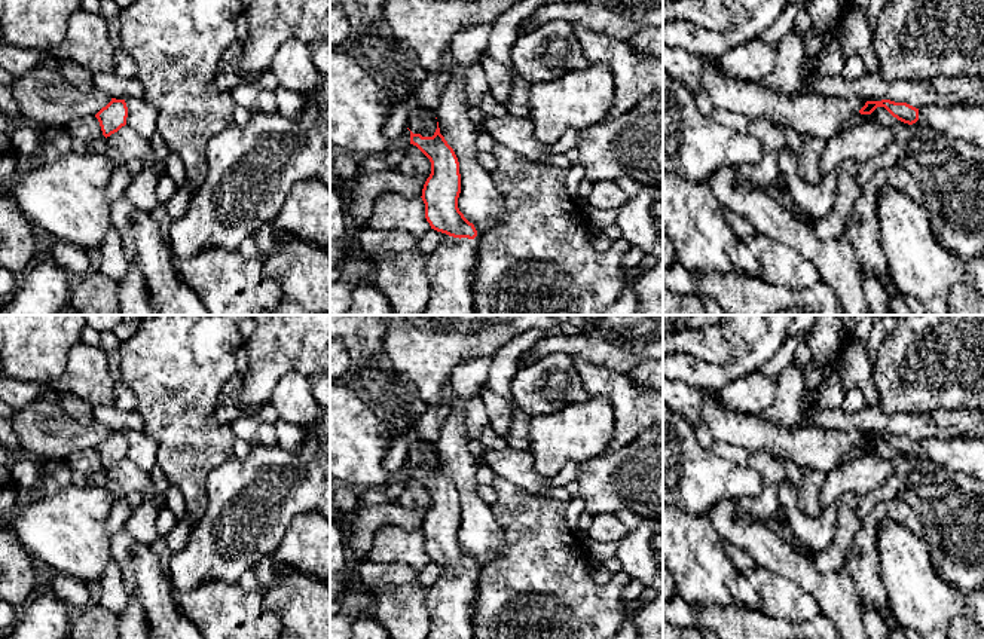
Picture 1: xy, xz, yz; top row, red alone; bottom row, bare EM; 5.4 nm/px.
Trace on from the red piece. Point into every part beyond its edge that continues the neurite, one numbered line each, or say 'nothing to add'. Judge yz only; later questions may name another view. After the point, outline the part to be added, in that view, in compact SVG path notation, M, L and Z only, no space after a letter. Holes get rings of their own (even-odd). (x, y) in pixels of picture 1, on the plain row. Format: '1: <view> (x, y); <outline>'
1: yz (949, 456); M925 438L919 443L928 461L945 474L963 473L984 480L984 440Z

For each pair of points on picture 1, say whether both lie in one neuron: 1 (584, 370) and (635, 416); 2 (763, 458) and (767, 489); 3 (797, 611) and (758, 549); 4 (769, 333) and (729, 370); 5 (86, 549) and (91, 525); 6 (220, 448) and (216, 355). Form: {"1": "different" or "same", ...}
{"1": "same", "2": "same", "3": "different", "4": "same", "5": "same", "6": "same"}

